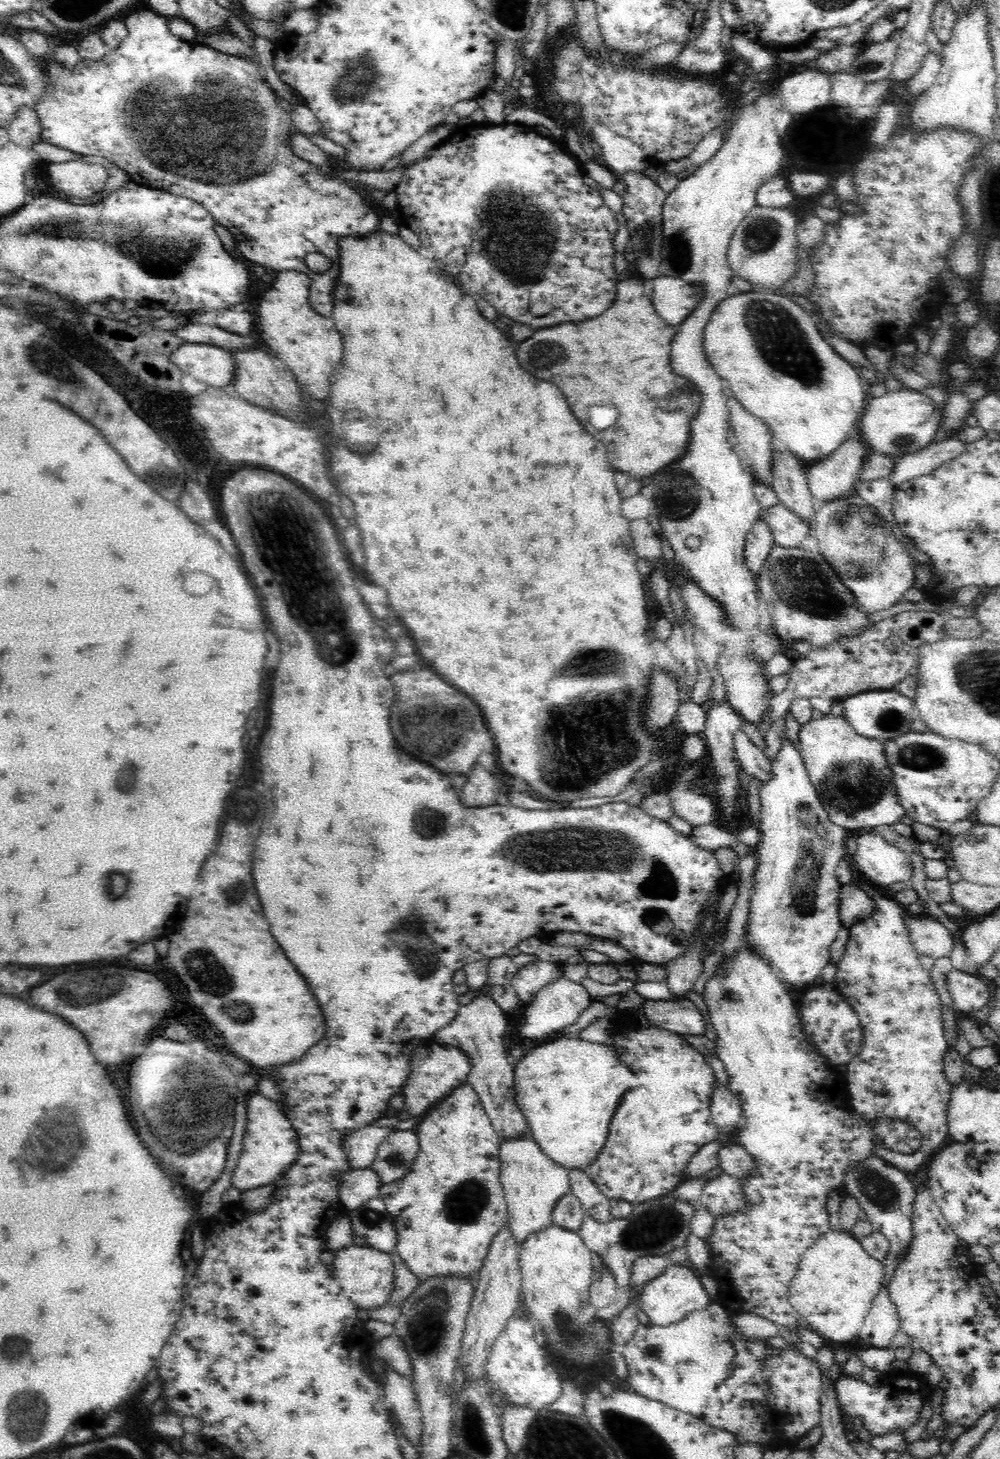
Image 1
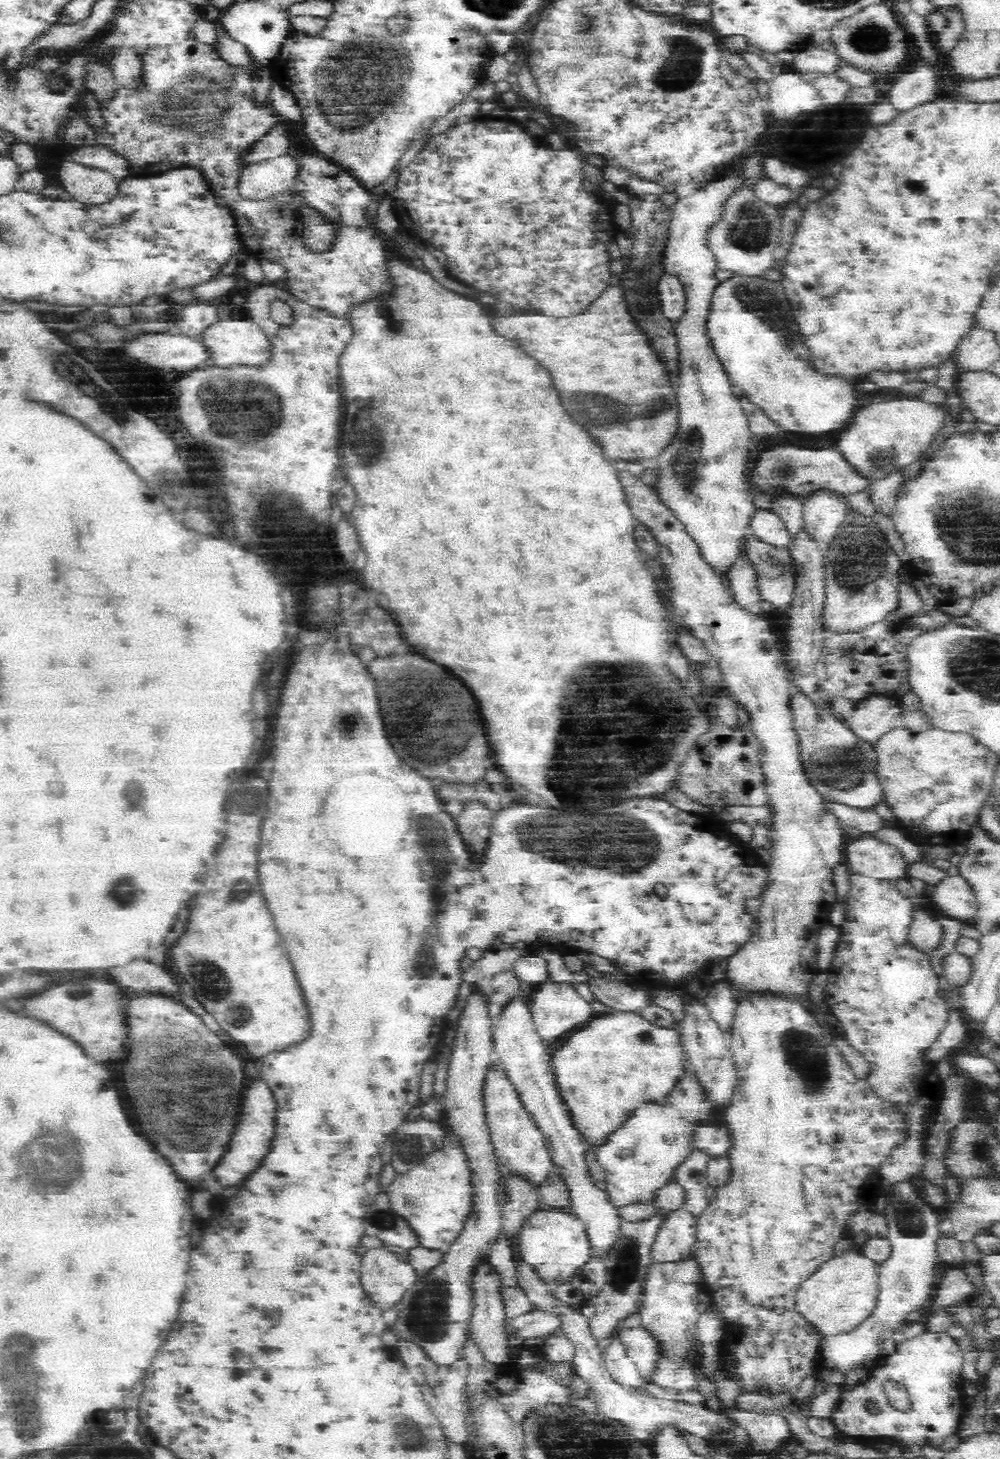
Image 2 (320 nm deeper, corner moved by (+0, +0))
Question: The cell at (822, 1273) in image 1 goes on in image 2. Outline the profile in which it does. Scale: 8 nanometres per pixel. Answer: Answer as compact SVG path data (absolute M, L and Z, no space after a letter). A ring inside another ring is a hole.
M848 1244L840 1247L836 1258L828 1259L824 1266L806 1278L796 1290L796 1310L816 1327L821 1335L834 1336L854 1330L876 1308L879 1293L879 1263L870 1260L859 1247Z

